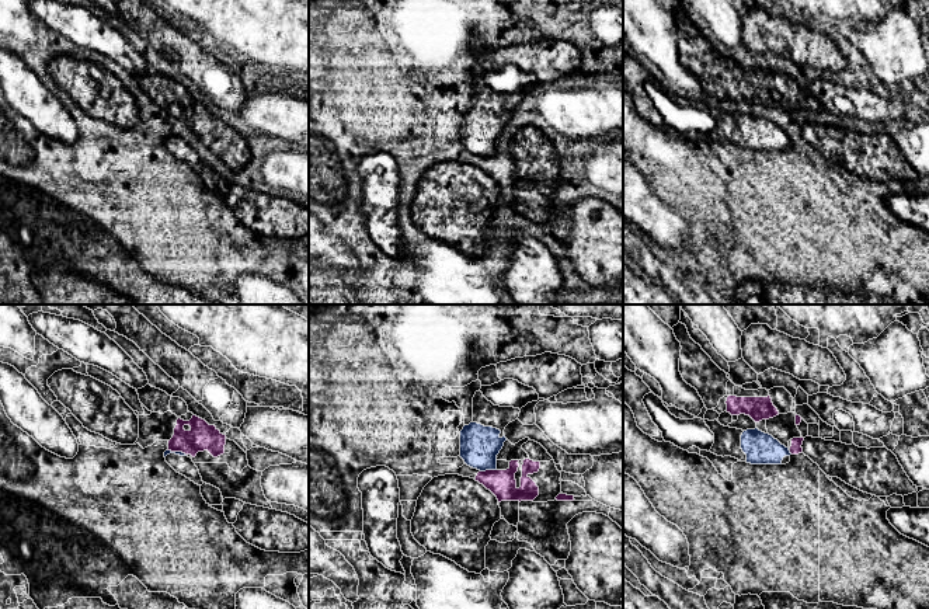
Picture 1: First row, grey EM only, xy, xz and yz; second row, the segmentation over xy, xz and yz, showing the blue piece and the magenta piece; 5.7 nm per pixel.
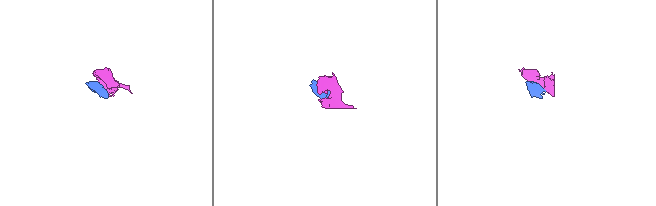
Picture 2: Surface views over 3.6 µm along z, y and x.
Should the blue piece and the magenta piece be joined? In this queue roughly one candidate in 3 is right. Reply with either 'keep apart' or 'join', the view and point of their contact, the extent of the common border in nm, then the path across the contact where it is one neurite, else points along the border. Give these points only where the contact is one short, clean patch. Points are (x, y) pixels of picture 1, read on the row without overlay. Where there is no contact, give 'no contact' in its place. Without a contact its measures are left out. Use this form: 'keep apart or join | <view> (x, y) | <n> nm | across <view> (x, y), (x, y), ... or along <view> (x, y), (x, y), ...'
keep apart | xz (487, 155) | 100 nm | along xz (496, 155), (480, 157)

